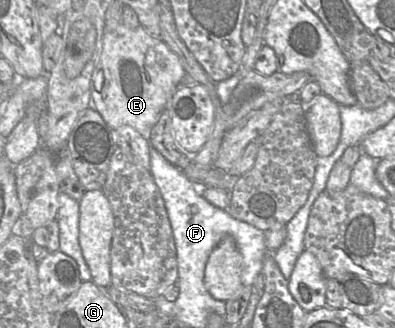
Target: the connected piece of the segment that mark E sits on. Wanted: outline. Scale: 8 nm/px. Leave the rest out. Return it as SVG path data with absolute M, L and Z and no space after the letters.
M120 23L113 30L105 30L102 52L91 80L91 104L112 130L132 127L149 139L151 129L168 107L185 73L179 57L160 38L150 35L141 25L129 28Z

